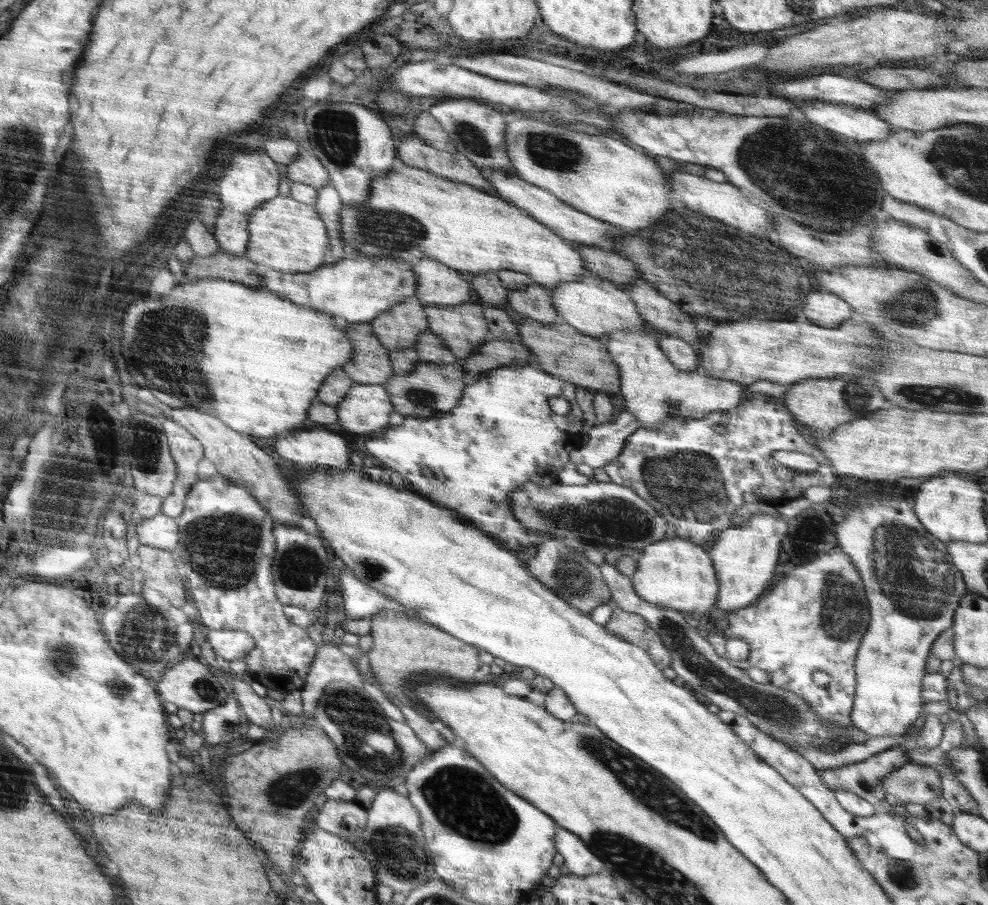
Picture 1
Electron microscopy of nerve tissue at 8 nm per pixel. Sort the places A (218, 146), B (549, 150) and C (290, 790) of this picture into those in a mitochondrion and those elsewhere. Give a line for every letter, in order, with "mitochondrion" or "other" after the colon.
A: other
B: mitochondrion
C: mitochondrion

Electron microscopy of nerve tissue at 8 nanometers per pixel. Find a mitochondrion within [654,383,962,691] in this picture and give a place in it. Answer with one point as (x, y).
(920, 589)

